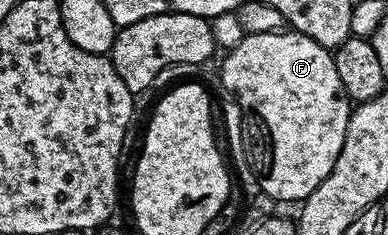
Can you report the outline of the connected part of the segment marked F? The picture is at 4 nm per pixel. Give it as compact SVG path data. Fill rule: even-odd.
M283 29L281 31L273 31L272 33L256 33L255 35L243 34L240 45L236 45L232 50L225 52L226 60L222 63L222 83L231 91L233 98L237 100L243 108L251 107L256 114L262 118L262 123L266 126L266 131L270 134L270 147L274 152L270 155L270 168L266 171L266 176L261 176L261 194L272 197L279 204L294 203L305 201L313 191L320 185L320 181L324 181L324 177L328 177L328 173L332 173L332 165L336 165L336 157L340 157L340 149L344 145L344 137L348 129L348 121L350 120L350 112L352 110L351 100L342 94L342 86L340 85L340 73L336 73L336 65L331 48L320 45L312 37L308 37L304 33L293 29Z

